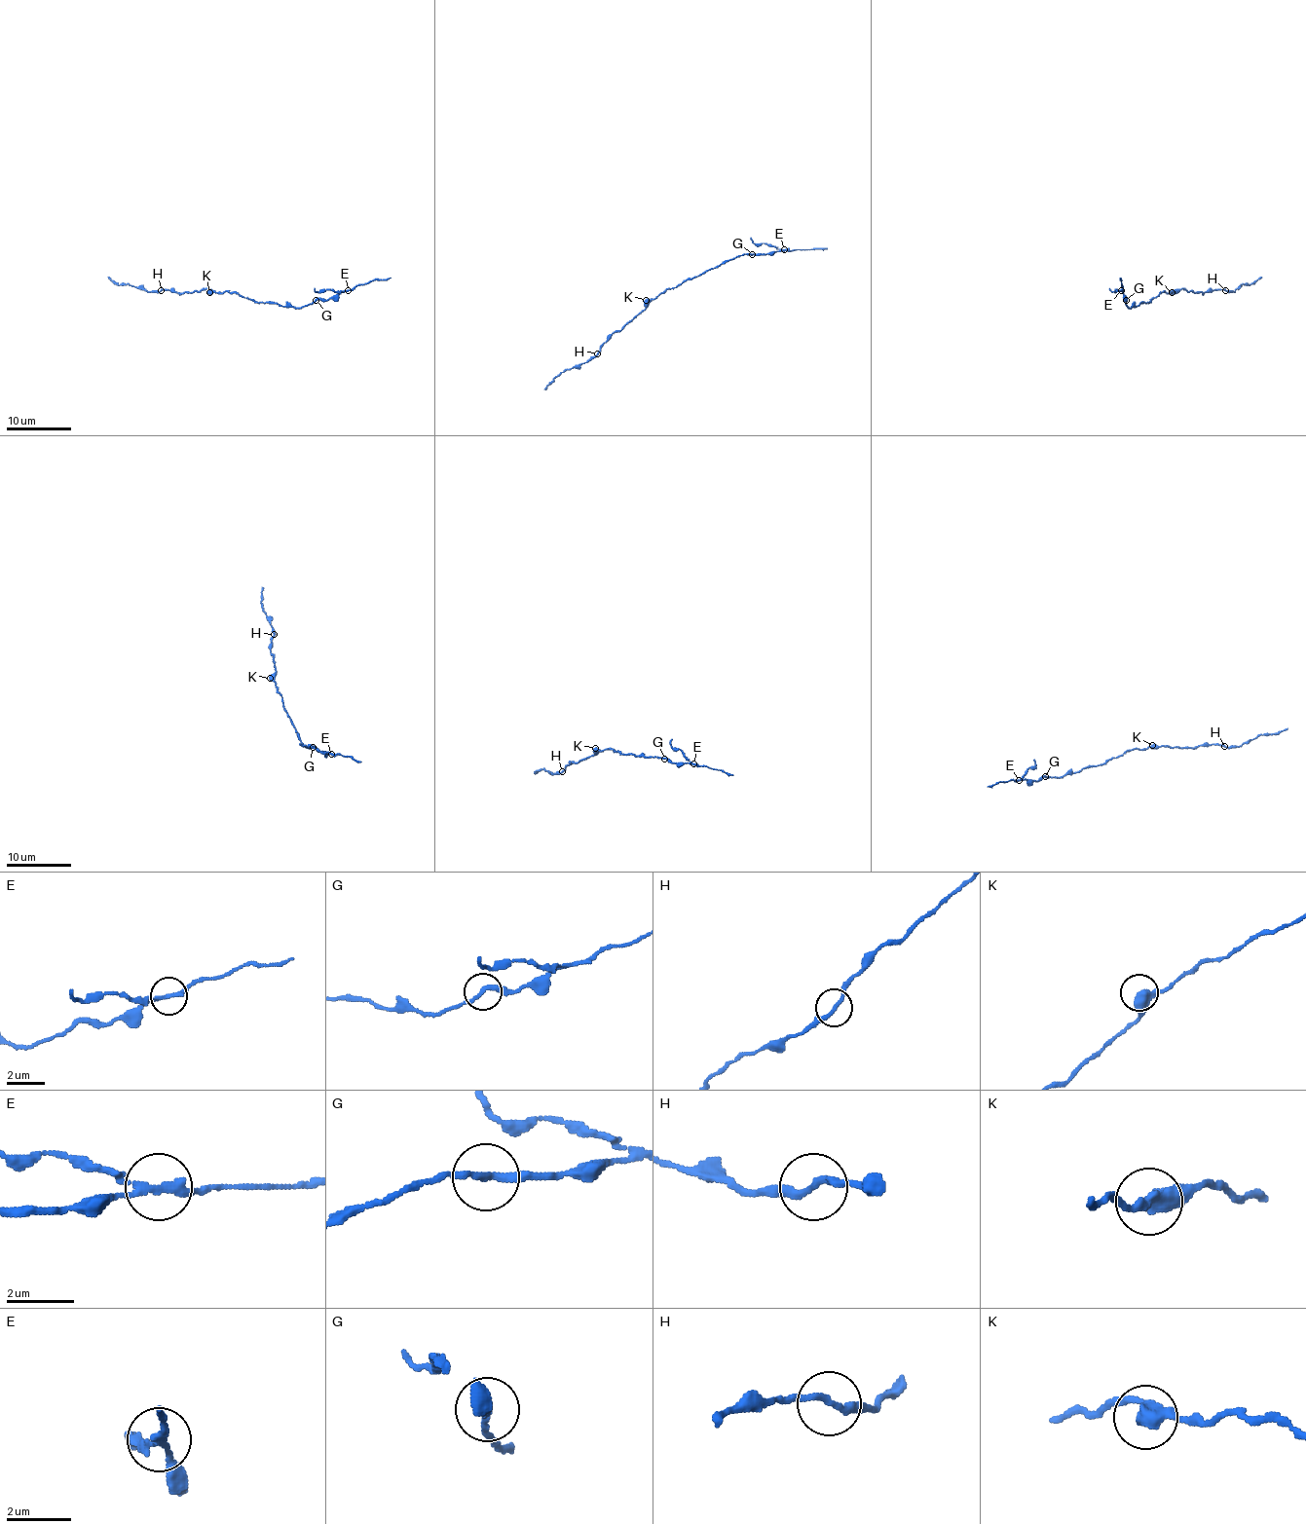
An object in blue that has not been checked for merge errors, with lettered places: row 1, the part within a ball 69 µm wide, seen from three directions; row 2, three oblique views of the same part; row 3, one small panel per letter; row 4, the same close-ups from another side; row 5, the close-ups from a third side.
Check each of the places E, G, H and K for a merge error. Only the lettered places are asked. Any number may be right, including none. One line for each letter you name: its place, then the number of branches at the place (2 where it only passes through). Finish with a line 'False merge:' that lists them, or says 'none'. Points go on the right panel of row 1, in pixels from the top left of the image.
E: at (1121, 290); 3 branches meet
False merge: E

